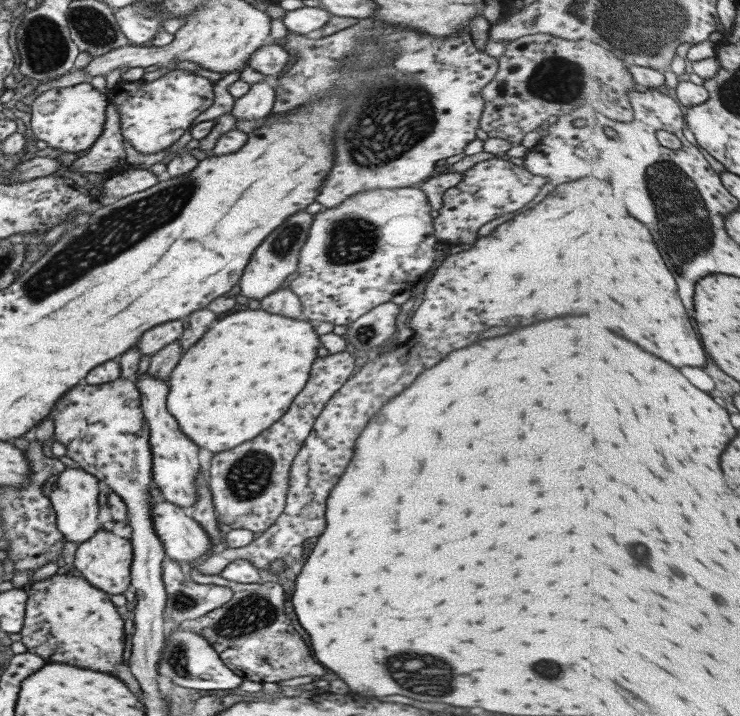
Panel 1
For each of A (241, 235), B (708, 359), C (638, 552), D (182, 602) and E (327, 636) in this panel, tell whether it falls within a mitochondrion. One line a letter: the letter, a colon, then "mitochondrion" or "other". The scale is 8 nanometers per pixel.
A: other
B: other
C: mitochondrion
D: mitochondrion
E: other

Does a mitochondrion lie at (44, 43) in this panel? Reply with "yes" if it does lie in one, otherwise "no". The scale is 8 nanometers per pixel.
yes

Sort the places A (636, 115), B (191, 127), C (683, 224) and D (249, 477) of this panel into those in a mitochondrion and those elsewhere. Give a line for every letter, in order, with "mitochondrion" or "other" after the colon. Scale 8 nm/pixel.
A: other
B: other
C: mitochondrion
D: mitochondrion

